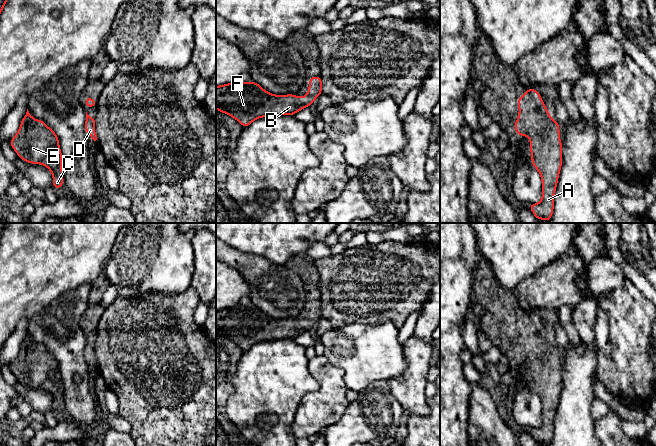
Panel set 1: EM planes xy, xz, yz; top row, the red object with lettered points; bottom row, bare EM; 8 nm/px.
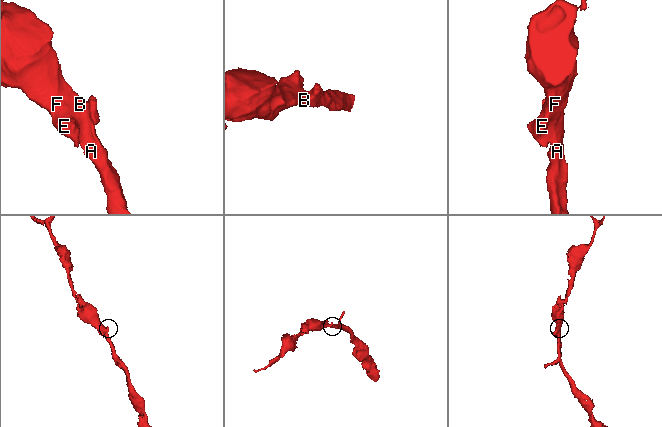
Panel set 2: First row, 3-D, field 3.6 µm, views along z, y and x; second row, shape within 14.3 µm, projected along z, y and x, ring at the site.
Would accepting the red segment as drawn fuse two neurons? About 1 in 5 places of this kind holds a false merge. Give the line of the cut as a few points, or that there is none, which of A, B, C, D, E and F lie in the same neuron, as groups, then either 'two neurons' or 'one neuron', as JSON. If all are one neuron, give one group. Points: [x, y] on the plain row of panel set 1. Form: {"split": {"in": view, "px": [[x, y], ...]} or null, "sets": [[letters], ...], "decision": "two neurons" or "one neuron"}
{"split": null, "sets": [["A", "B", "C", "D", "E", "F"]], "decision": "one neuron"}

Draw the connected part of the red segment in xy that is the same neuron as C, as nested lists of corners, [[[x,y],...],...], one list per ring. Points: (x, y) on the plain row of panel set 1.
[[[28,333],[21,345],[17,358],[10,364],[10,368],[21,384],[31,388],[45,389],[53,400],[53,411],[61,412],[64,408],[62,395],[62,377],[59,370],[59,363],[55,356],[50,353],[44,345],[34,343]]]

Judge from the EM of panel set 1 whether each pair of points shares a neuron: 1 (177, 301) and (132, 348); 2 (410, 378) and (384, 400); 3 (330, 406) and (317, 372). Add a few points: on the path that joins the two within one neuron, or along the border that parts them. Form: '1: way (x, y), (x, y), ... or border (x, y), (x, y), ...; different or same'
1: way (167, 313), (144, 336); same
2: border (387, 381), (391, 394), (404, 409); different
3: way (330, 398), (330, 385), (325, 380); same

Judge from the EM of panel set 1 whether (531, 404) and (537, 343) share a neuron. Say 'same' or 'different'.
different

